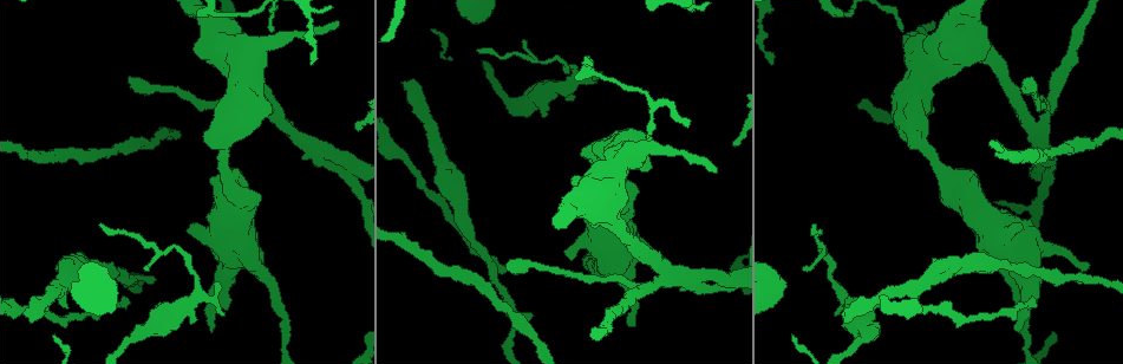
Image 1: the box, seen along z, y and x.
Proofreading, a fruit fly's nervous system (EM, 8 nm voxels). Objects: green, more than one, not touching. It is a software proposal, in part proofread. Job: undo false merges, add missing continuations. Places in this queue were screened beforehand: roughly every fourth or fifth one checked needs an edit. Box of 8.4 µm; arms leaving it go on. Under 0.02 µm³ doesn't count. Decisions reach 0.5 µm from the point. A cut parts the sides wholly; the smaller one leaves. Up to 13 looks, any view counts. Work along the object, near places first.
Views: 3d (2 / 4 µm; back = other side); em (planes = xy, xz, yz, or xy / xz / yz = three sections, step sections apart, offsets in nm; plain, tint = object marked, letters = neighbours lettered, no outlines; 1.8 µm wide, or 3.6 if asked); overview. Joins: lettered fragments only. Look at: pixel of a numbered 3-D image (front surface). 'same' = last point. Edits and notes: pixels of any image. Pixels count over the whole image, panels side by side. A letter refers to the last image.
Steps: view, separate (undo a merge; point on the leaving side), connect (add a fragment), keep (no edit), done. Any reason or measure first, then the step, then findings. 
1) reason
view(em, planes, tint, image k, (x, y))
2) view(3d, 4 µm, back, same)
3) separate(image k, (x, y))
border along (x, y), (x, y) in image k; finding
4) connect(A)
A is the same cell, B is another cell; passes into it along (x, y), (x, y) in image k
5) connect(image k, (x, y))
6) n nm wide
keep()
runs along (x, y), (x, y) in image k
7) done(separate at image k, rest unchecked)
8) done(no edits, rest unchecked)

branch point
view(3d, 4 µm, image 1, (1031, 128))

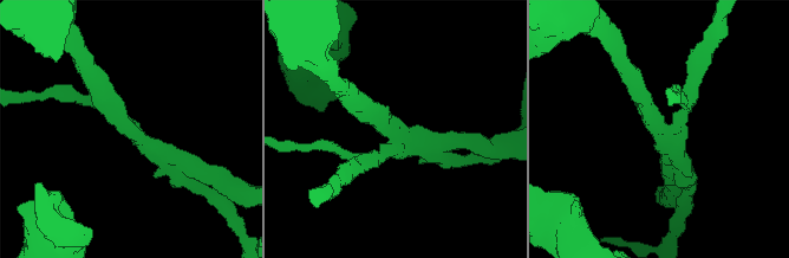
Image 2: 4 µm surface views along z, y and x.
view(em, yz, step 8, tint, image 2, (126, 127))

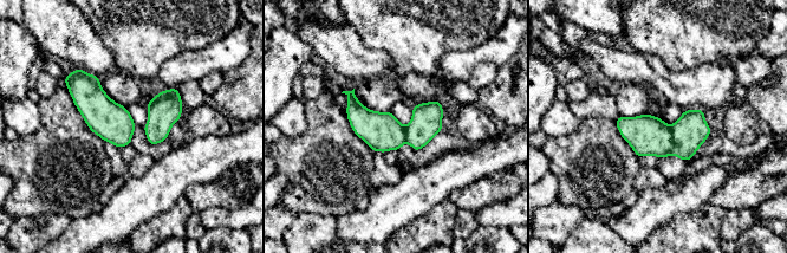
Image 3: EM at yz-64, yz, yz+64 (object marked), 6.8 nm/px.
view(em, planes, letters, same)

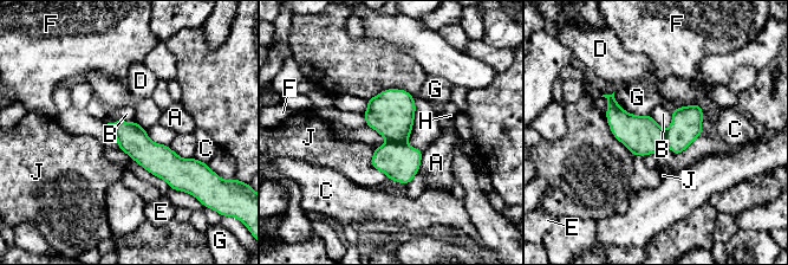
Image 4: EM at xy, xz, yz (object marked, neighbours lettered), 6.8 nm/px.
separate(image 4, (401, 162))
A, B, C, D, E, F, G, H and J are other cells; two neurons meet here

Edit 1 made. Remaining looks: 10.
calibre changes
view(3d, 4 µm, back, image 1, (604, 212))

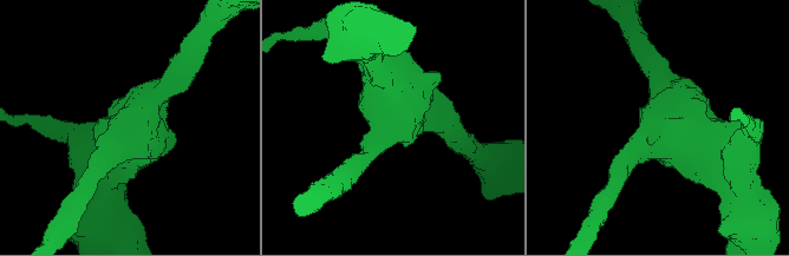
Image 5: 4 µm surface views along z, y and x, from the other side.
view(em, planes, letters, image 5, (127, 143))

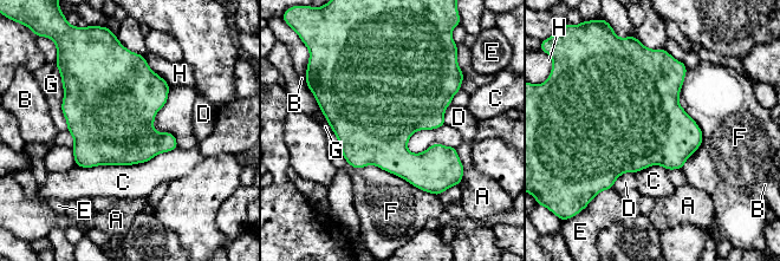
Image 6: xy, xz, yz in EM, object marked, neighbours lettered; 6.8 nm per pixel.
C touches over 700 nm
keep()
A, B, C, D, E, F, G and H are other cells; border along (177, 147), (132, 164), (76, 165) in image 6; one neuron here

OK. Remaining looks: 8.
view(em, yz, step 4, tint, image 1, (952, 179))

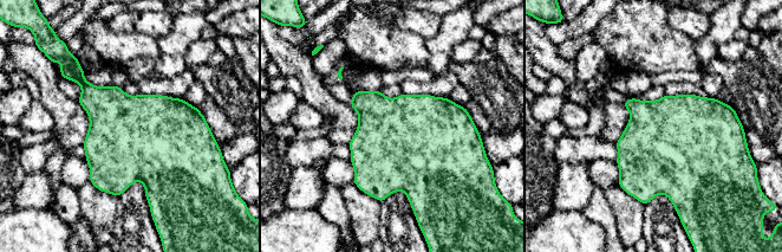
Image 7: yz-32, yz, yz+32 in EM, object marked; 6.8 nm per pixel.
view(em, planes, tint, same)

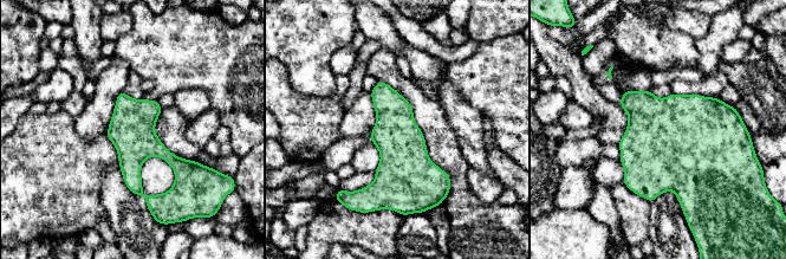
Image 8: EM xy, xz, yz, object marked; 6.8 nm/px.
view(em, planes, letters, same)

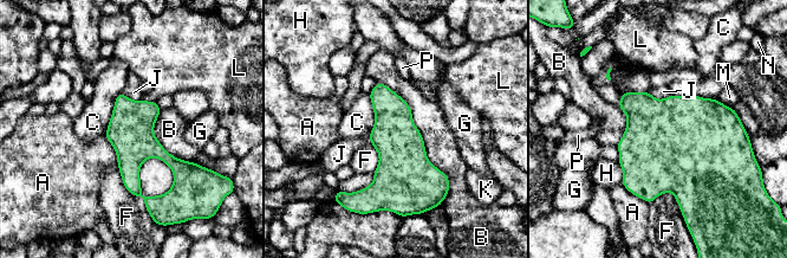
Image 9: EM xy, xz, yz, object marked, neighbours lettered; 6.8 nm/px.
320 nm wide
keep()
A, B, C, F, G, H, J, K, L, M, N and P are other cells; border along (377, 82), (409, 105), (448, 193) in image 9; all the same neuron

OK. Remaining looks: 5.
view(em, xy, step 4, tint, image 1, (245, 252))

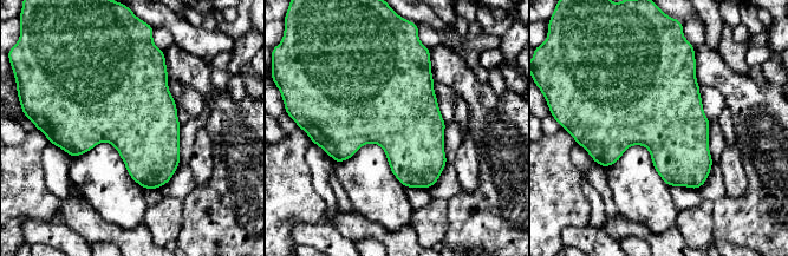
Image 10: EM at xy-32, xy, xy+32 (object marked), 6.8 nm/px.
another direction
view(em, planes, letters, same)

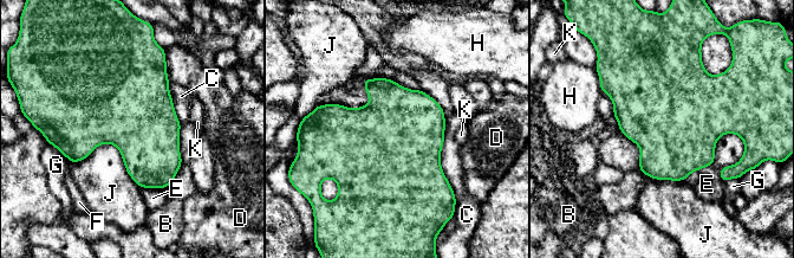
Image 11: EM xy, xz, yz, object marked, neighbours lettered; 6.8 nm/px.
600 nm wide
keep()
B, C, D, E, F, G, H, J and K are other cells; border along (71, 162), (111, 143), (141, 188) in image 11; all the same neuron

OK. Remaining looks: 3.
branch stops here
view(3d, 4 µm, image 1, (933, 25))

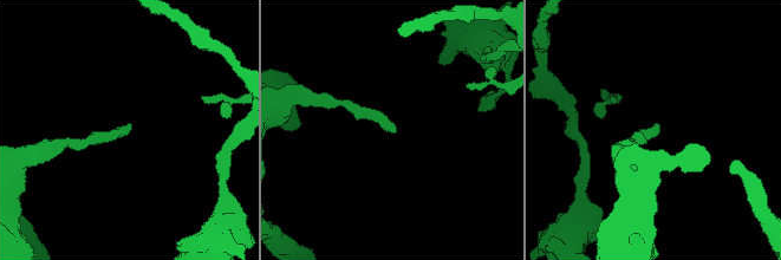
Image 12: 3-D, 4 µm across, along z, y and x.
need the tissue
view(em, planes, letters, image 12, (394, 131))

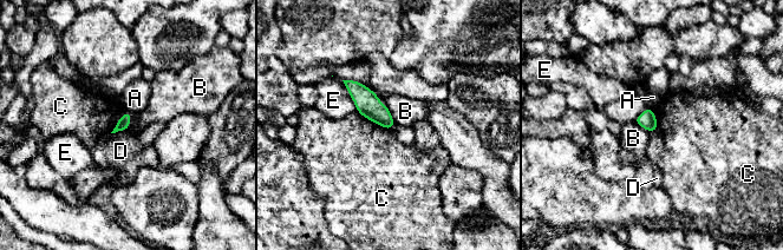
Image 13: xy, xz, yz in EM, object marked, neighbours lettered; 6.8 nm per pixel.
C touches over 280 nm
keep()
A, B, C, D and E are other cells; border along (357, 110), (366, 118), (390, 130) in image 13; no lettered fragment goes on from it

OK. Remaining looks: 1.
done(separate at image 4, rest unchecked)

